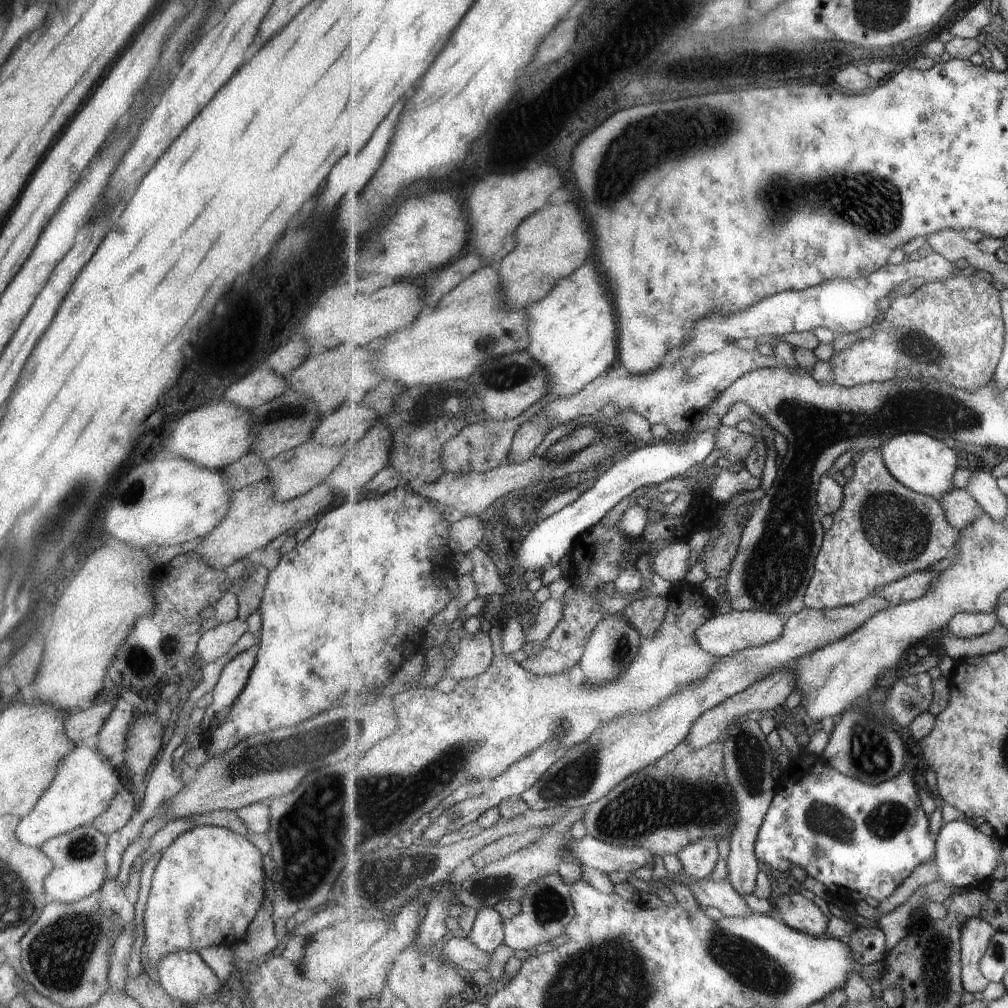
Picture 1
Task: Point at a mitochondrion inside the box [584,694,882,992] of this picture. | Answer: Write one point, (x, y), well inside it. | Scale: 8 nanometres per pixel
(655, 804)

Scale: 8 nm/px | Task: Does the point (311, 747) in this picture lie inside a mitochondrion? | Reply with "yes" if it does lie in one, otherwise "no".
yes

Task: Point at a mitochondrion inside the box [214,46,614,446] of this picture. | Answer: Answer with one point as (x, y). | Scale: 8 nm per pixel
(504, 375)

